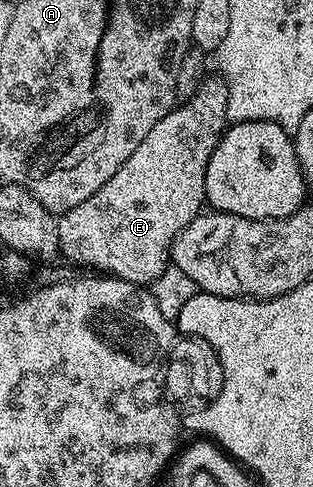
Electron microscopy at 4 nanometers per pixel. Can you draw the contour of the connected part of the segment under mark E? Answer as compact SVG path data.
M221 76L207 77L190 99L175 105L168 116L164 116L164 120L160 120L160 124L156 124L144 140L140 140L140 148L136 148L136 152L120 164L116 176L112 176L108 184L57 219L61 257L78 266L91 266L94 269L91 271L123 278L139 288L155 282L160 272L171 265L170 245L174 237L203 213L206 173L210 170L210 161L213 158L215 161L218 142L228 129L227 106L228 88Z

